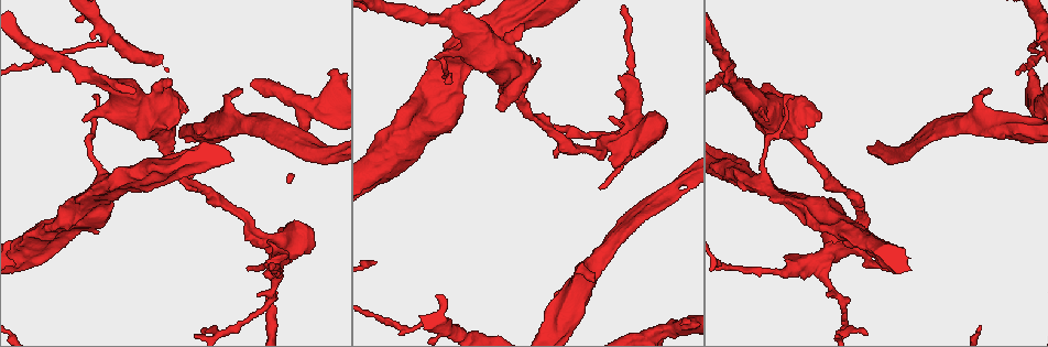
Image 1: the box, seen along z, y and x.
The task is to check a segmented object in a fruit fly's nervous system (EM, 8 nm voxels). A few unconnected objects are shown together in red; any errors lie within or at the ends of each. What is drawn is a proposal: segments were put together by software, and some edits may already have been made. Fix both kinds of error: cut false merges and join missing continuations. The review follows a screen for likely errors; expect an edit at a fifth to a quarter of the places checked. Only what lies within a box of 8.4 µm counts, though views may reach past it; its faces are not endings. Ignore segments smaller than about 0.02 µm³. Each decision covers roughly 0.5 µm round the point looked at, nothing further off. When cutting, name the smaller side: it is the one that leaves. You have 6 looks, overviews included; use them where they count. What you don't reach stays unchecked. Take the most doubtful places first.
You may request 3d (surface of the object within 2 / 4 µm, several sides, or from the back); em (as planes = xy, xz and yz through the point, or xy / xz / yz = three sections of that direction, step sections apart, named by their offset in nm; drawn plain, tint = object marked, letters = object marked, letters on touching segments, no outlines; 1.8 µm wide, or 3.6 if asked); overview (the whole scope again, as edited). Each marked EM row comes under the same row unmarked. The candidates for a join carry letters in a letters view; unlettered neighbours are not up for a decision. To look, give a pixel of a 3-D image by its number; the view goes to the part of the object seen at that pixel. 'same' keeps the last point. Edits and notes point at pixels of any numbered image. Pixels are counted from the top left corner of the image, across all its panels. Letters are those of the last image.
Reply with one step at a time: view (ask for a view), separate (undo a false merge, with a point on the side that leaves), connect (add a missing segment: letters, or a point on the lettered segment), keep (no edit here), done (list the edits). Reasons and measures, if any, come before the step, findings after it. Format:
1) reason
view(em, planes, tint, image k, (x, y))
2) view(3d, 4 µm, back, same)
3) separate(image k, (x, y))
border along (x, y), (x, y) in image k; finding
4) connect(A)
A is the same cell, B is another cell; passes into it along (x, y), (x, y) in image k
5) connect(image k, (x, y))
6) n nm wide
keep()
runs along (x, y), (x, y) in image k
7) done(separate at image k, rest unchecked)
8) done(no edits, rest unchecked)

branch stops here
view(3d, 2 µm, image 1, (520, 24))

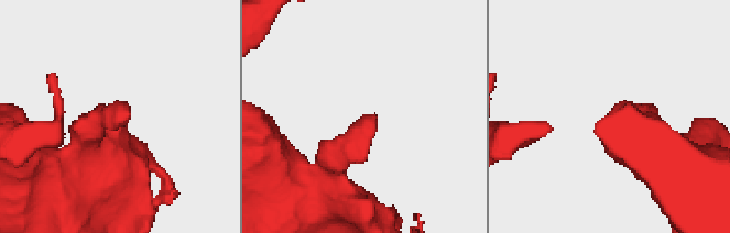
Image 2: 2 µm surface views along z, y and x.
now the EM
view(em, xz, step 16, letters, image 2, (371, 114))

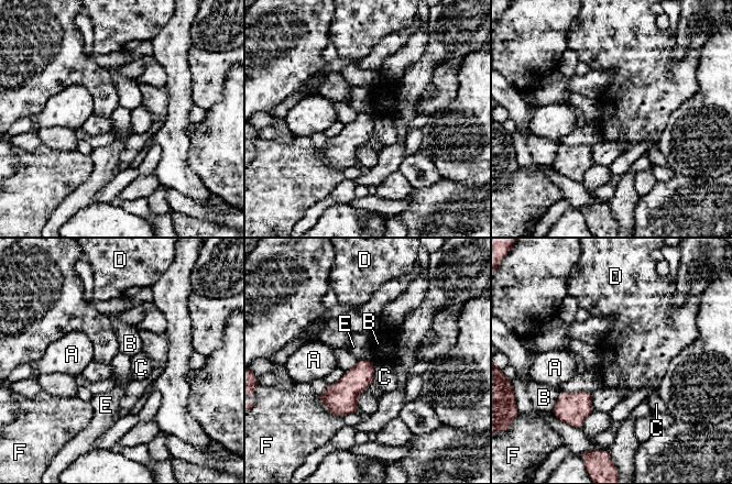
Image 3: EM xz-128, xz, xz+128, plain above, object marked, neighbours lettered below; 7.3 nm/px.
view(em, planes, letters, same)

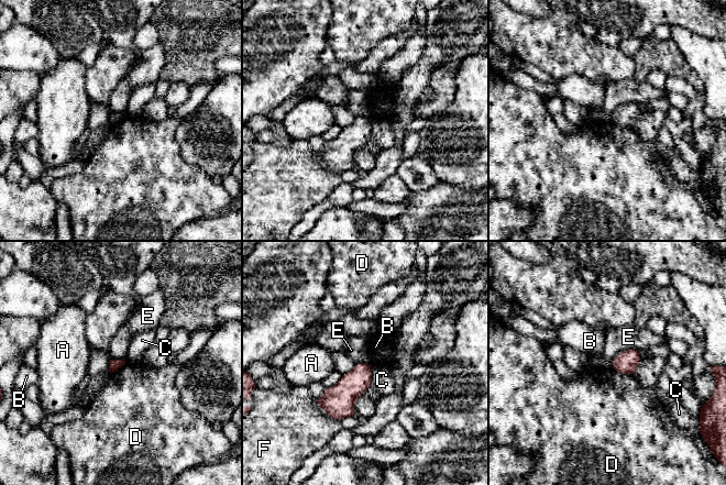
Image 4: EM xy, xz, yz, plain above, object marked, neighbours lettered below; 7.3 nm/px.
keep()
A, B, C, D, E and F are other cells; no lettered segment goes on from it

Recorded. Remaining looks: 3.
three arms meet
view(3d, 4 µm, image 1, (164, 135))

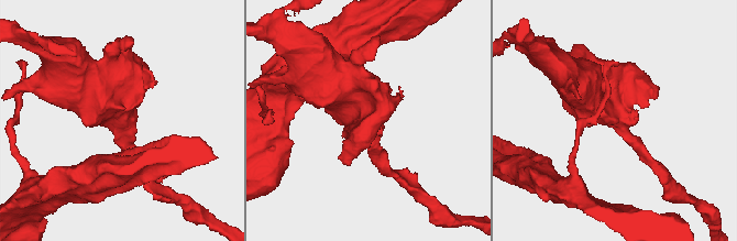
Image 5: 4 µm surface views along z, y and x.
3 arms; arms of 180, 240, 550 nm; now the EM
view(em, yz, step 8, tint, image 5, (619, 121))

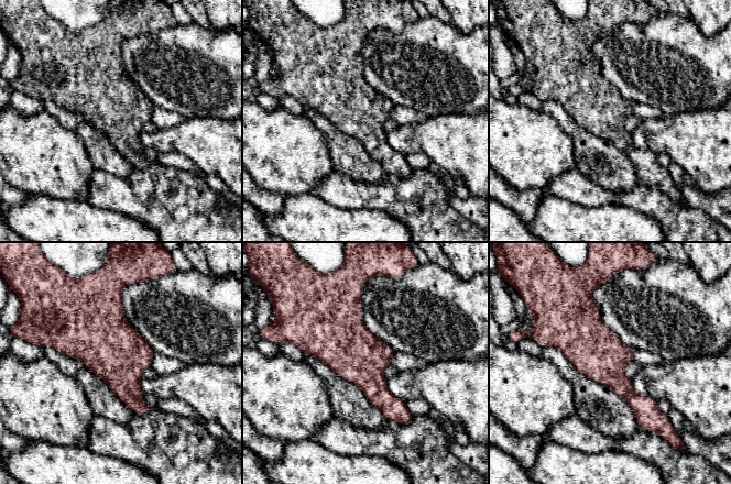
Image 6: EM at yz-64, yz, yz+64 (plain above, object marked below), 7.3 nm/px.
view(em, planes, letters, same)

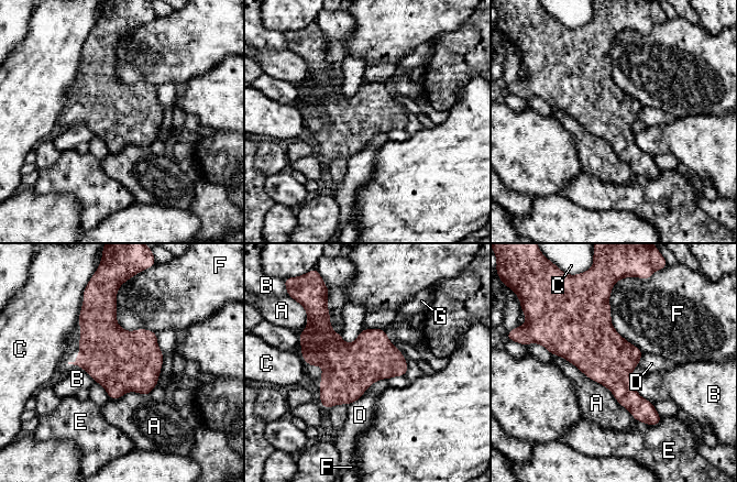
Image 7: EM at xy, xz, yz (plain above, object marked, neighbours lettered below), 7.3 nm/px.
keep()
A, B, C, D, E, F and G are other cells; border along (552, 354), (604, 385), (635, 419) in image 7; continuous, no second cell

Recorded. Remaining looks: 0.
done(no edits, rest unchecked)

